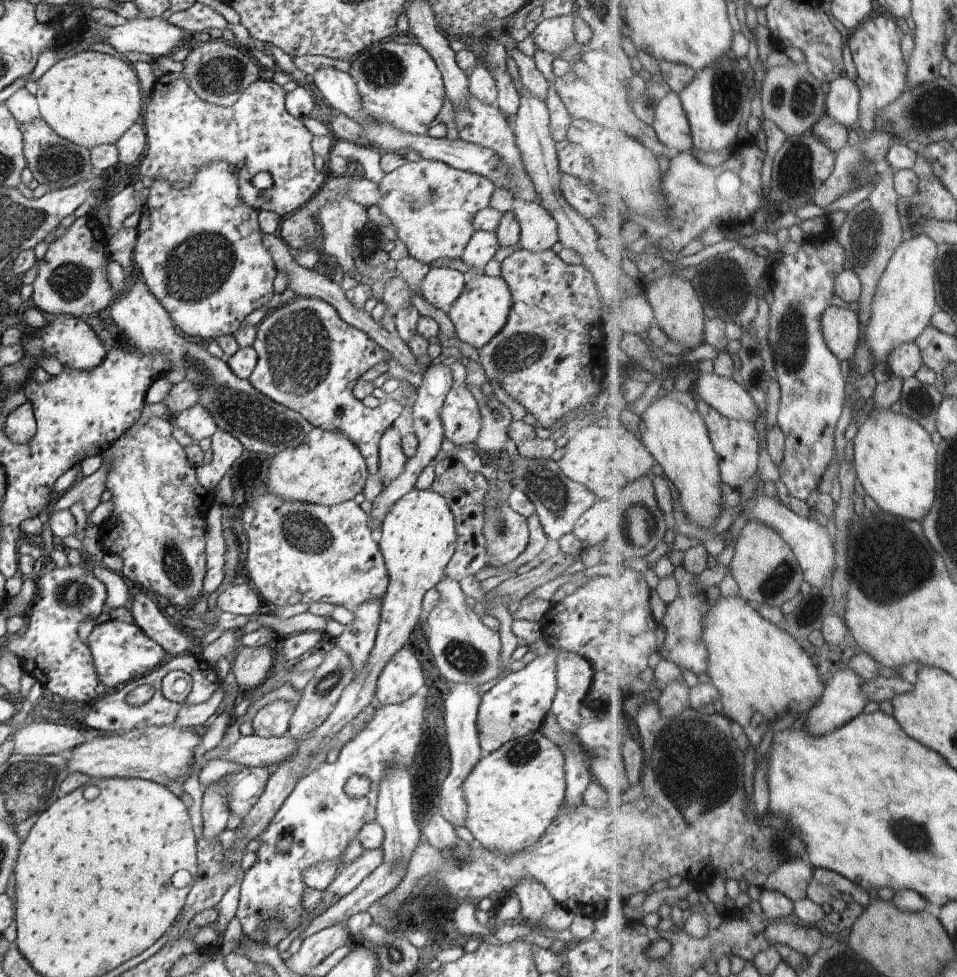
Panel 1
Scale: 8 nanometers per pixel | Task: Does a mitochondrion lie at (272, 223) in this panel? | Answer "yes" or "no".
no

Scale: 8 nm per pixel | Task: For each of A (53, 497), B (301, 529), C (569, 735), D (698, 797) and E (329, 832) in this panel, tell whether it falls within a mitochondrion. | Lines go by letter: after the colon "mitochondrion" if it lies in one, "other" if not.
A: other
B: mitochondrion
C: other
D: mitochondrion
E: mitochondrion

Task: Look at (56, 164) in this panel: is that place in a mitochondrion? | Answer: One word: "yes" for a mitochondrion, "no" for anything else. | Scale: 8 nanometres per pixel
yes

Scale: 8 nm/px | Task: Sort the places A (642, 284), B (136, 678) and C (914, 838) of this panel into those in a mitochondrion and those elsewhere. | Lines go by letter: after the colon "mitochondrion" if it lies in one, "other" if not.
A: other
B: other
C: mitochondrion

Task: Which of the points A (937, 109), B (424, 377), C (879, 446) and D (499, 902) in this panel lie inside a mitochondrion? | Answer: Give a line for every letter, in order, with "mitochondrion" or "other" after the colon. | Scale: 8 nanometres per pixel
A: mitochondrion
B: other
C: other
D: other

